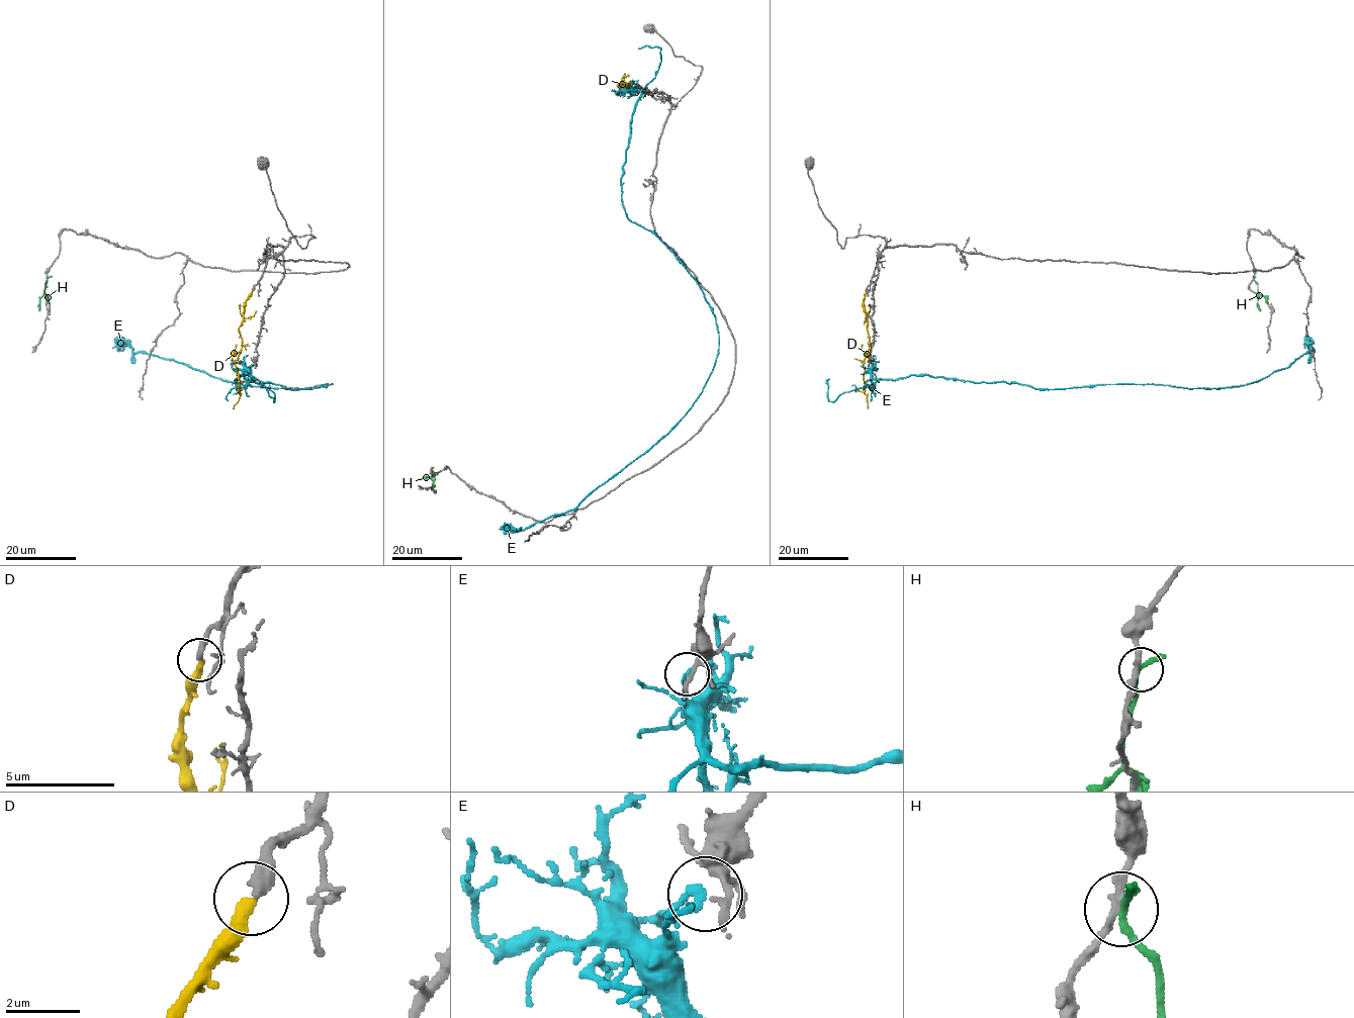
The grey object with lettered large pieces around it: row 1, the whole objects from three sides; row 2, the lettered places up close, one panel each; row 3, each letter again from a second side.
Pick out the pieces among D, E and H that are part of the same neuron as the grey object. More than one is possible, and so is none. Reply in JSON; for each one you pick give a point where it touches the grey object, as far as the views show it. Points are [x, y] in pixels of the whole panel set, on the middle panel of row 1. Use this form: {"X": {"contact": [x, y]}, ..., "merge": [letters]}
{"D": {"contact": [638, 85]}, "merge": ["D"]}

